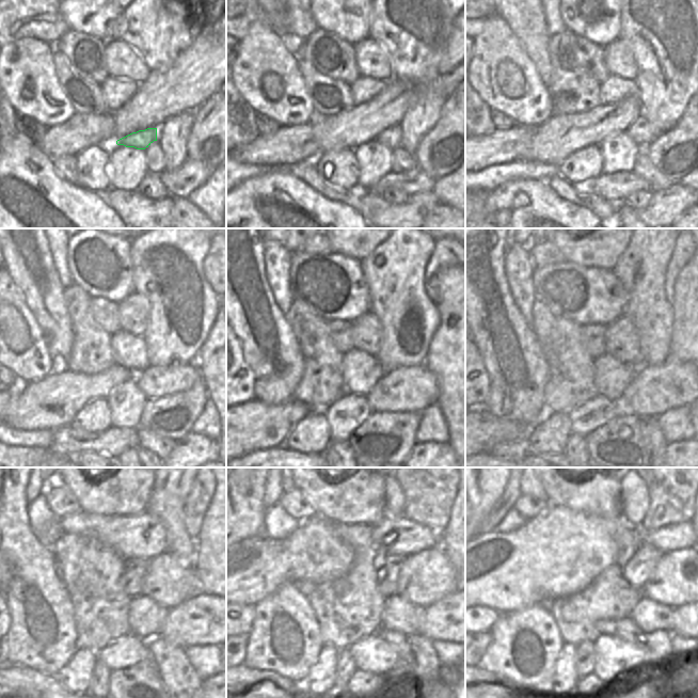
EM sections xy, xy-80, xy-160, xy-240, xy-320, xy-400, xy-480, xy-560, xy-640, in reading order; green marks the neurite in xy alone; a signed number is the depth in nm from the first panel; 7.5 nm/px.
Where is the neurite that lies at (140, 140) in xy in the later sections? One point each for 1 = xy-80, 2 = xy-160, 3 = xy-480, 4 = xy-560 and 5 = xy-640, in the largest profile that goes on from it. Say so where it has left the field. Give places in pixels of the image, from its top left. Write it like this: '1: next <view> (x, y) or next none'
1: next xy-80 (391, 137)
2: next xy-160 (641, 131)
3: next xy-480 (204, 619)
4: next xy-560 (443, 620)
5: next xy-640 (682, 616)

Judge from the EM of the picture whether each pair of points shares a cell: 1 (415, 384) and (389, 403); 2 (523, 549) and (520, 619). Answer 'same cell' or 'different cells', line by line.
1: same cell
2: different cells

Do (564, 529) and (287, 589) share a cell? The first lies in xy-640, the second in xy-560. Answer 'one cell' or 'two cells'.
two cells

